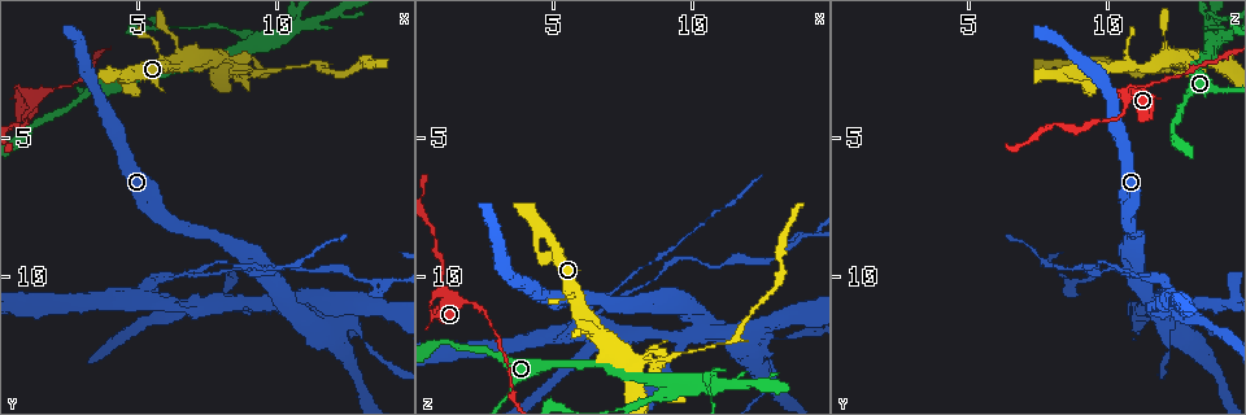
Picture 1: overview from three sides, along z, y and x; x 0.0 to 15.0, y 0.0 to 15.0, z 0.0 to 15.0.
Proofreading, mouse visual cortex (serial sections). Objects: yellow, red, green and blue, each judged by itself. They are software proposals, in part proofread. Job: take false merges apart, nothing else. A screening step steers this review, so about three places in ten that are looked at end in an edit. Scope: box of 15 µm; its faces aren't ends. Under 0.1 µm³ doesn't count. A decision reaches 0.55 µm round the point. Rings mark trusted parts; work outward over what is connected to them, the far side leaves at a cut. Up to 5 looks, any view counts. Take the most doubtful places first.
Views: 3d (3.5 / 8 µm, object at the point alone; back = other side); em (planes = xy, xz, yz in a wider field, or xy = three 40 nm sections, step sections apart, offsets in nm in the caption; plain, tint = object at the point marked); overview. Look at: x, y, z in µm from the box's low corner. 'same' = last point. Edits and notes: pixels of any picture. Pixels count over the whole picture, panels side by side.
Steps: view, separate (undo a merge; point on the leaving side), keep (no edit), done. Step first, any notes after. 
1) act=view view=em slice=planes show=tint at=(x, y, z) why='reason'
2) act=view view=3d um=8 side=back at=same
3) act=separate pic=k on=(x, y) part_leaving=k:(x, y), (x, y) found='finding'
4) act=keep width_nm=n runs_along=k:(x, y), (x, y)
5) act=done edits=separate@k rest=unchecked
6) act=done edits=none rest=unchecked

act=view view=3d um=3.5 at=(10.7, 1.0, 13.9) why='thick turns thin'

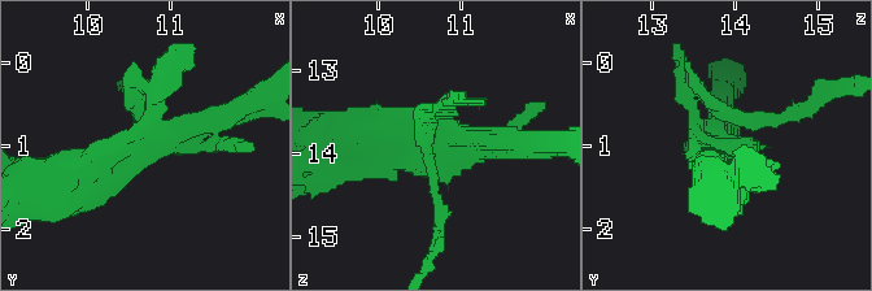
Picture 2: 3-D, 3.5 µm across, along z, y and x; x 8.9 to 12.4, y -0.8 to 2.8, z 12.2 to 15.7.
act=view view=em slice=xy step=5 show=tint at=(10.65, 1.05, 13.80) arms=4 arm_widths_nm=150,150,250,500

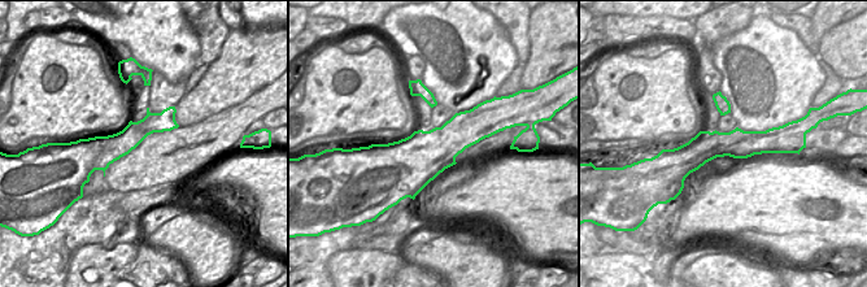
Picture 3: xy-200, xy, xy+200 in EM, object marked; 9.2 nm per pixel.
act=keep runs_along=2:(64, 183), (206, 120), (223, 120) found='continuous, no second cell'

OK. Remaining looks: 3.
act=view view=3d um=3.5 side=back at=(7.9, 2.0, 13.2) why='small branch off a trunk'

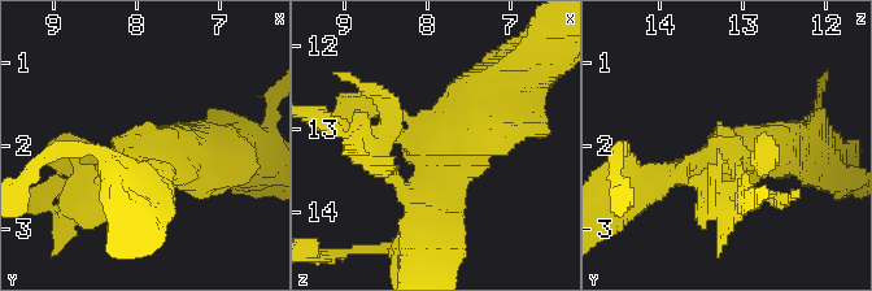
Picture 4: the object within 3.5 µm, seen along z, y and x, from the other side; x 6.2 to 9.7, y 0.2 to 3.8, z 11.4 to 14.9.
act=separate pic=4 on=(745, 205) part_leaving=4:(415, 143), (325, 124) found='a second cell is stuck on'

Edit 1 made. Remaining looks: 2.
act=done edits=separate@4 rest=unchecked

